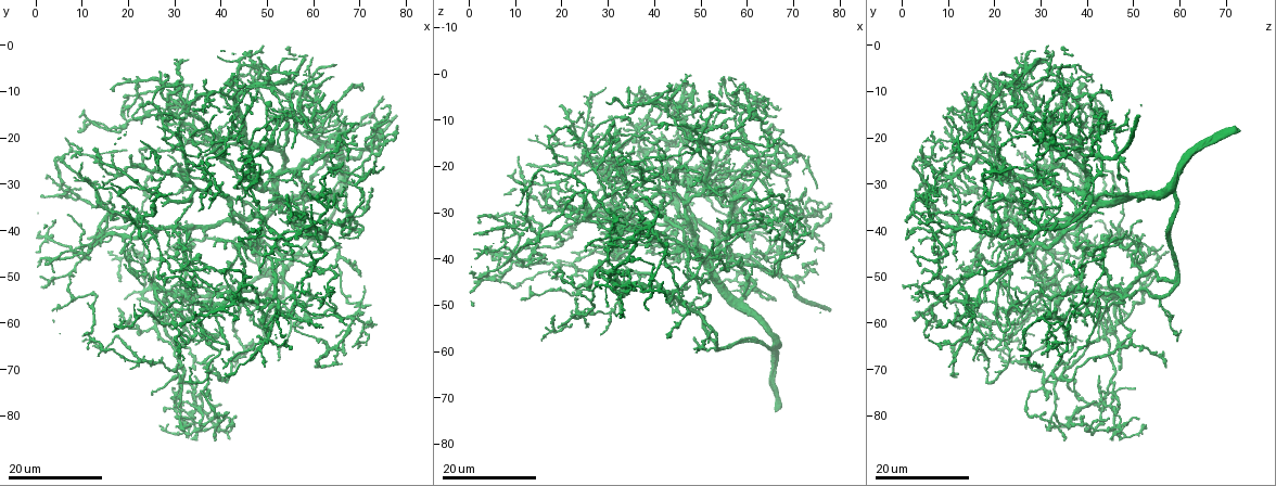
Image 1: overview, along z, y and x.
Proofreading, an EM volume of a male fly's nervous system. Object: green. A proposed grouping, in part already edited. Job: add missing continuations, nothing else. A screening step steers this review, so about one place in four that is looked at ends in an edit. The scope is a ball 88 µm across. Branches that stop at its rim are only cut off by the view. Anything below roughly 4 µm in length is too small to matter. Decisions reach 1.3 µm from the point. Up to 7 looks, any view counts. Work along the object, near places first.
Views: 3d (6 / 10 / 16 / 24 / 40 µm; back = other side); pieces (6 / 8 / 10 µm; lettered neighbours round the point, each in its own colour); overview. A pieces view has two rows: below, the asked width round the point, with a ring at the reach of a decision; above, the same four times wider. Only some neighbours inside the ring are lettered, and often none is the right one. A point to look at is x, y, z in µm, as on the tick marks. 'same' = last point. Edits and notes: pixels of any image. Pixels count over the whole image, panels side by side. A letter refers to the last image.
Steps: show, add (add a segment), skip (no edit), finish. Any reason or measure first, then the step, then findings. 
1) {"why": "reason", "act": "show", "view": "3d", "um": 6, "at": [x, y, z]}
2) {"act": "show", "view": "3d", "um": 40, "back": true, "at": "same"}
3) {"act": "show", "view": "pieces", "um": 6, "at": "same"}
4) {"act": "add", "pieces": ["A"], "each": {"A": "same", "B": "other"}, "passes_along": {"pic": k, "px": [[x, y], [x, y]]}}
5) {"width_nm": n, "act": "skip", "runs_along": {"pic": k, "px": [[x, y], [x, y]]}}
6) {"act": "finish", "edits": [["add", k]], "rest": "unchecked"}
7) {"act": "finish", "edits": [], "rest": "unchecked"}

{"why": "tapers out", "act": "show", "view": "3d", "um": 16, "at": [71.0, 52.0, 40.0]}

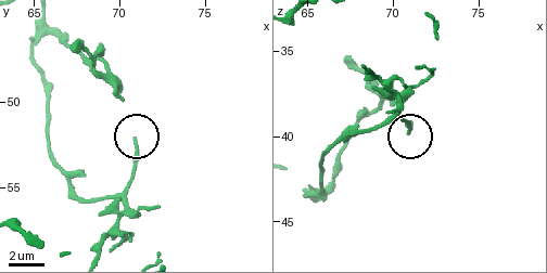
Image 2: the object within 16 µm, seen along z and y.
{"act": "show", "view": "pieces", "um": 8, "at": [70.9, 52.1, 39.8]}

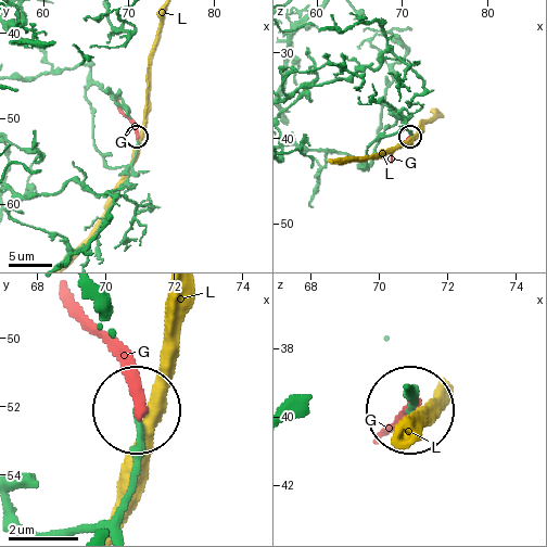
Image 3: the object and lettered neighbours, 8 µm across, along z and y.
{"width_nm": 160, "act": "skip", "each": {"G": "other", "L": "other"}, "runs_along": {"pic": 3, "px": [[89, 84], [91, 132], [104, 162], [131, 162], [136, 138]]}, "found": "none of them fits"}

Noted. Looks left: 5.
{"why": "an open end", "act": "show", "view": "3d", "um": 24, "at": [61.0, 64.0, 30.5]}

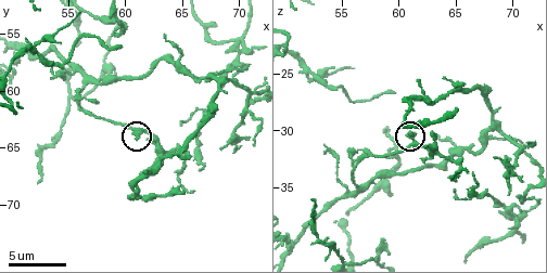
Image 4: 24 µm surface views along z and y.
{"act": "show", "view": "pieces", "um": 10, "at": [61.0, 64.2, 30.2]}

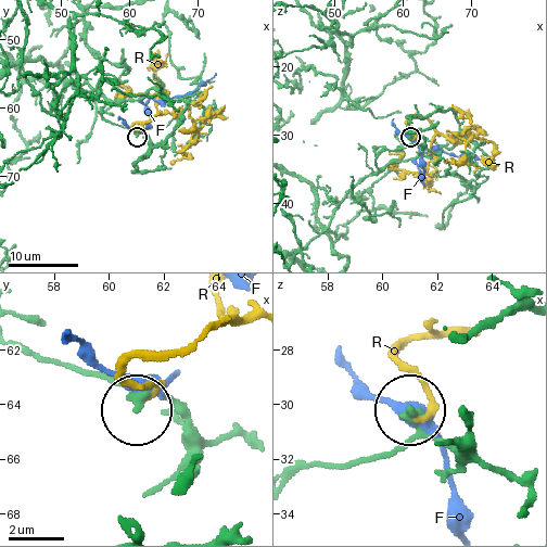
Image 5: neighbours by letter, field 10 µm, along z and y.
{"act": "skip", "each": {"F": "other", "R": "other"}, "runs_along": {"pic": 5, "px": [[292, 480], [314, 466], [397, 447], [416, 431], [414, 412]]}, "found": "no lettered segment goes on from it"}

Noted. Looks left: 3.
{"why": "thin end", "act": "show", "view": "pieces", "um": 10, "at": [62.0, 67.0, 25.8]}

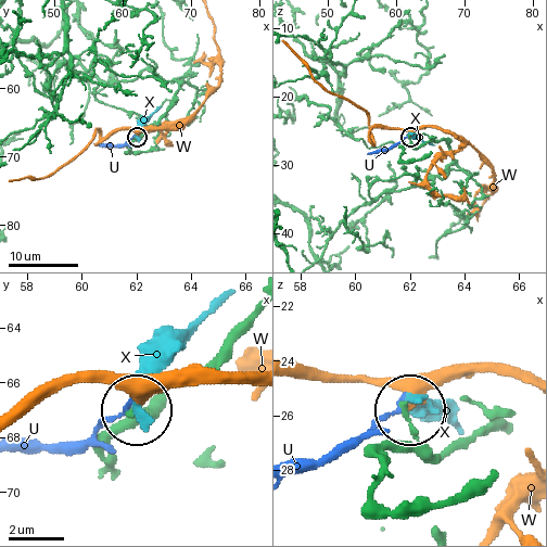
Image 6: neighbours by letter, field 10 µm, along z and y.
{"act": "skip", "each": {"U": "other", "W": "other", "X": "other"}, "found": "none of them fits"}

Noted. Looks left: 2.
{"why": "branch stops here", "act": "show", "view": "3d", "um": 24, "at": [41.5, 79.5, 31.0]}

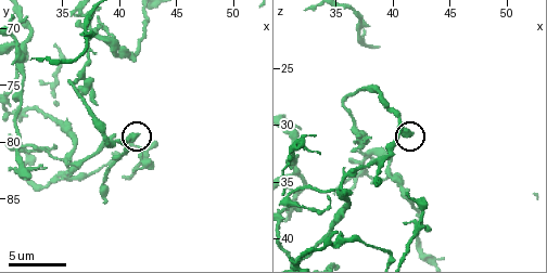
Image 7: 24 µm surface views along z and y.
{"act": "show", "view": "pieces", "um": 10, "at": [41.4, 79.6, 30.8]}

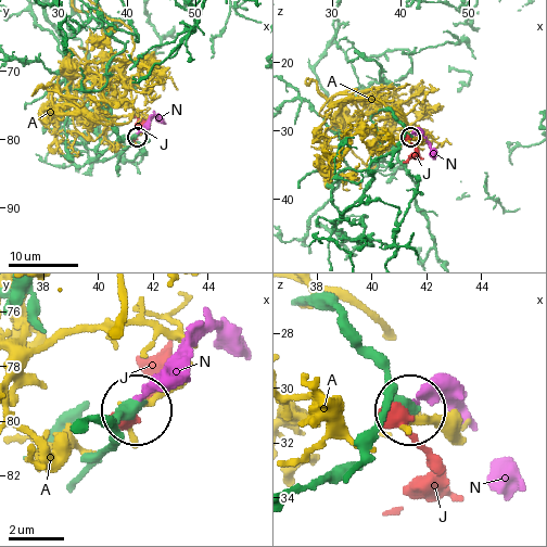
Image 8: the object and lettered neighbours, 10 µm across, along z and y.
{"act": "skip", "each": {"A": "other", "J": "other", "N": "other"}, "runs_along": {"pic": 8, "px": [[294, 303], [339, 309], [406, 405]]}, "found": "no lettered segment goes on from it"}

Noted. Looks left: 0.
{"act": "finish", "edits": [], "rest": "unchecked"}

